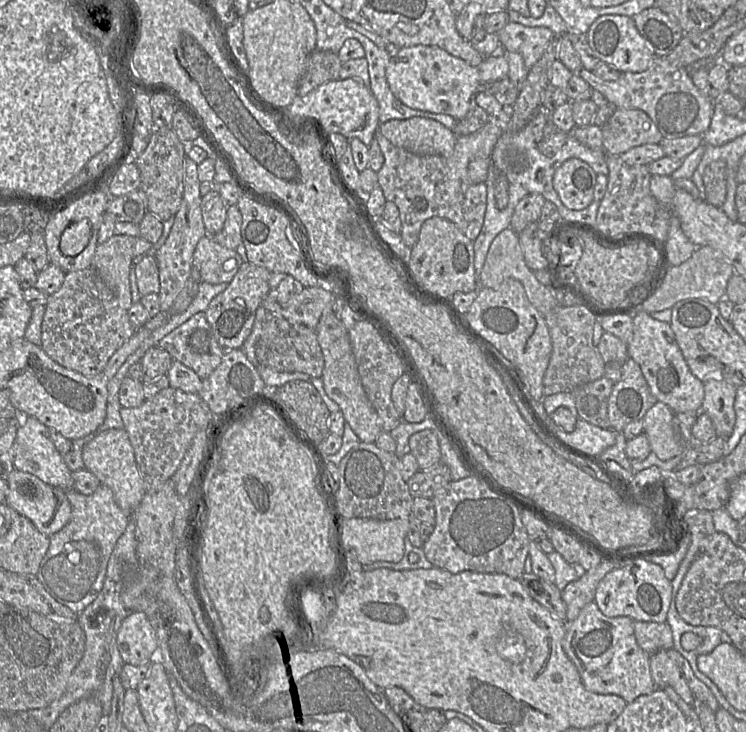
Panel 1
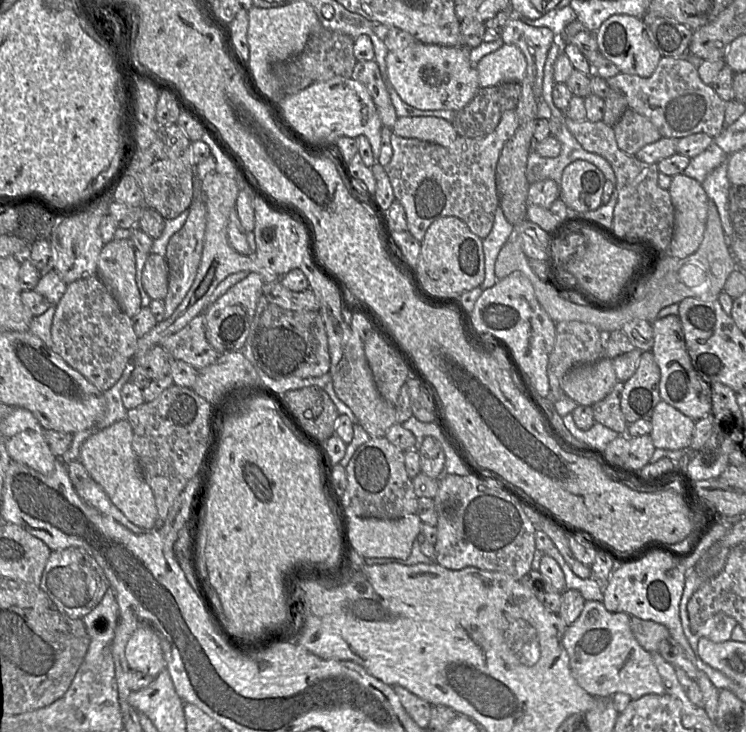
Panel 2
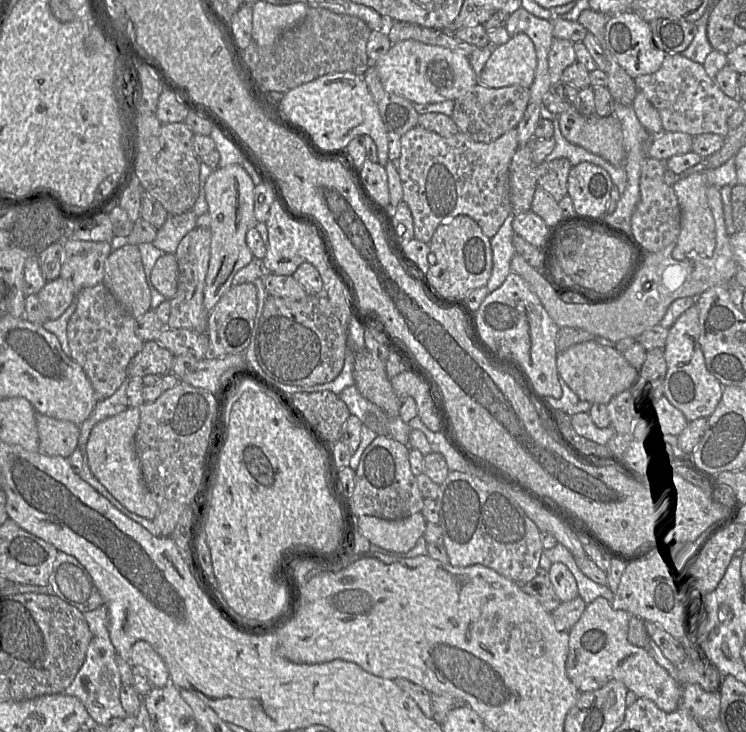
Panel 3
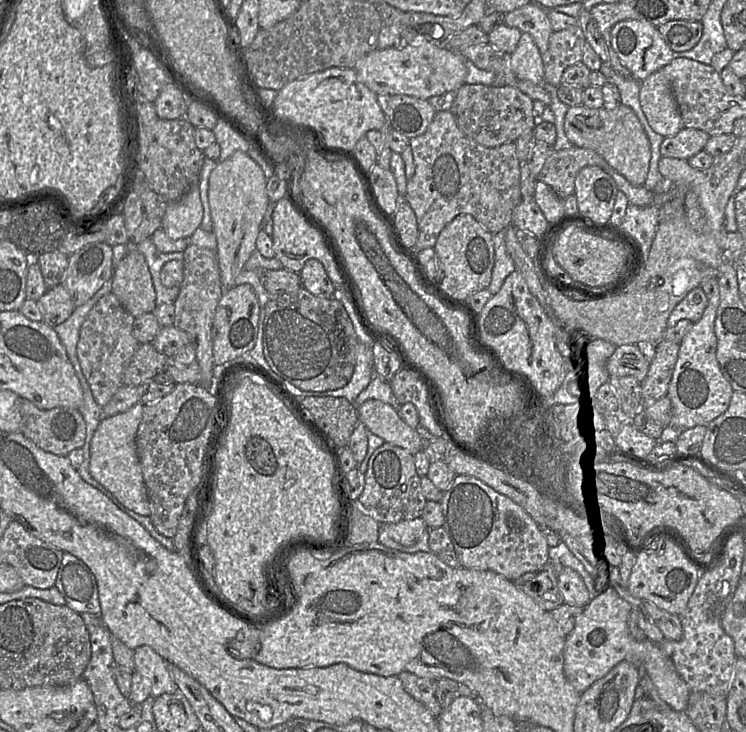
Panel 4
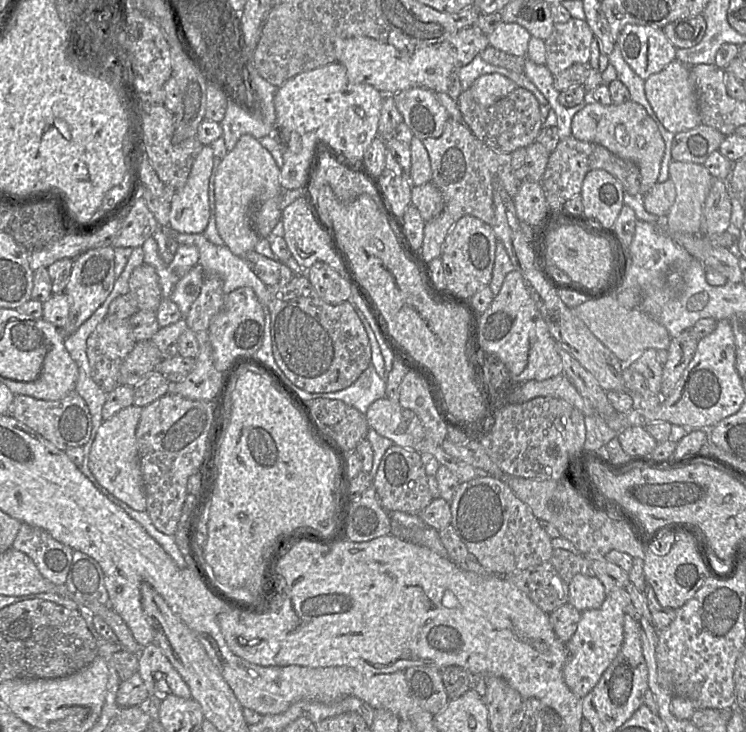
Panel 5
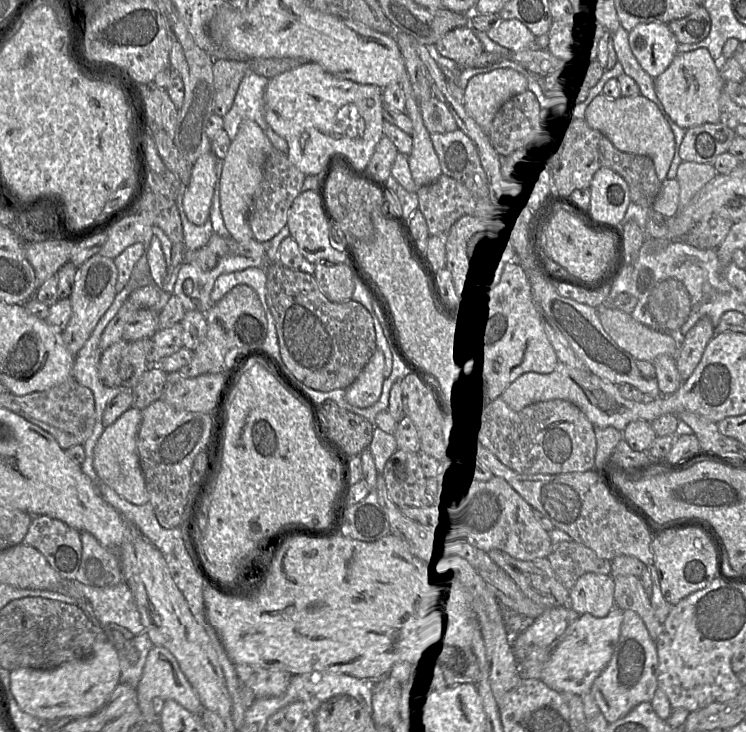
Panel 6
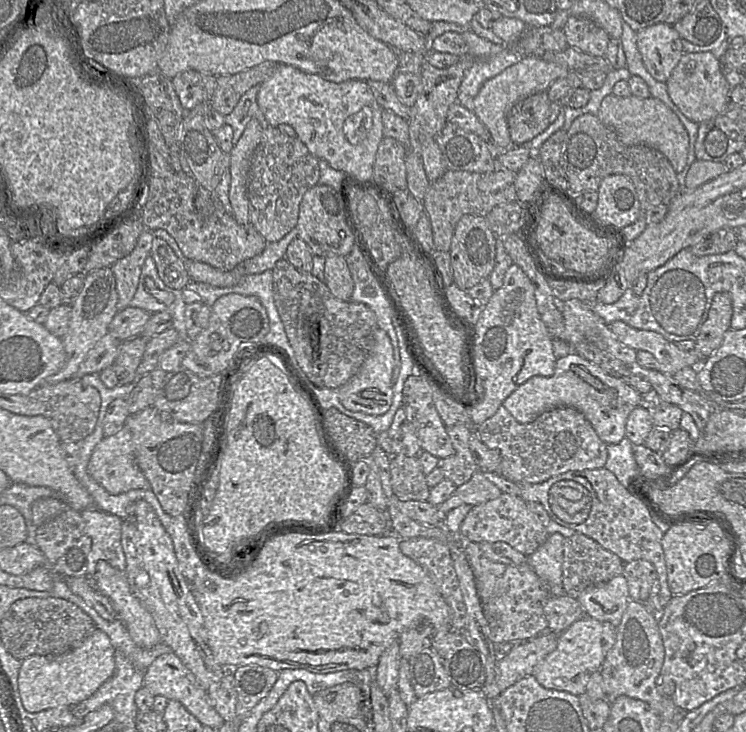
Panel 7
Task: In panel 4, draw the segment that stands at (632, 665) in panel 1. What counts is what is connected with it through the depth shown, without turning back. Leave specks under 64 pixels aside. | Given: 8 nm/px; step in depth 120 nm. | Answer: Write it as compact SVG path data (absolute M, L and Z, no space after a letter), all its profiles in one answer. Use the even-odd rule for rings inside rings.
M606 587L592 597L572 632L566 636L564 644L564 675L574 689L582 694L595 681L603 678L614 666L628 661L638 669L641 676L647 674L655 686L659 697L673 712L685 712L690 691L679 677L669 657L659 644L645 639L637 641L628 628L630 604L627 597L632 597L614 587Z

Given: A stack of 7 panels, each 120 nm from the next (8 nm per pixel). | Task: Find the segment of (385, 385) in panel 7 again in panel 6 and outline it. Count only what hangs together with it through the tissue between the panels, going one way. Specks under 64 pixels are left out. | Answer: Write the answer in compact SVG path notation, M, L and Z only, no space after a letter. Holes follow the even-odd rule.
M377 348L357 378L345 389L346 401L359 408L375 404L381 395L384 368L384 354Z

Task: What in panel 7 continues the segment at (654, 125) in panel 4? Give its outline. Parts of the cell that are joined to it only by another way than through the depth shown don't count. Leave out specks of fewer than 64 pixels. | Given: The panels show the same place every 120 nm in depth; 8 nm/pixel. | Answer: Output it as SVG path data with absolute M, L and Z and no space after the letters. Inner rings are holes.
M711 52L685 53L666 82L667 91L681 113L689 120L701 123L724 114L730 108L730 88L723 75L723 66Z

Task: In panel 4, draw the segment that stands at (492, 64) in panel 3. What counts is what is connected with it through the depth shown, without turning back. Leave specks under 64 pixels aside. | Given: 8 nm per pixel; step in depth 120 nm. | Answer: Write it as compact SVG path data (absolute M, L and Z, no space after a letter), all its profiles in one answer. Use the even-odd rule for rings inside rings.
M522 33L517 48L509 56L511 68L518 78L543 84L543 56L530 34Z

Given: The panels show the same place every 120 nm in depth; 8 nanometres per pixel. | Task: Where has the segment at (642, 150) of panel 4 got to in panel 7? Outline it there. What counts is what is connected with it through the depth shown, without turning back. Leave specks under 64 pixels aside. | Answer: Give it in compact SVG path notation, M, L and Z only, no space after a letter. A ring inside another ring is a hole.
M610 94L602 100L597 116L606 126L615 130L623 144L648 145L660 151L677 173L686 167L689 135L679 117L661 100L652 96L639 98L633 95L619 97Z

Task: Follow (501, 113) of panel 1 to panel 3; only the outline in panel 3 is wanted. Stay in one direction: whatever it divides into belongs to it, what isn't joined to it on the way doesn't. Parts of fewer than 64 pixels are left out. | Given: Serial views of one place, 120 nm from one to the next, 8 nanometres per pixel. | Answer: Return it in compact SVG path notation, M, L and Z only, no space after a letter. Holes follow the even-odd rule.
M417 125L414 128L407 131L405 134L403 134L400 137L400 142L401 142L401 151L398 158L399 167L397 171L401 180L401 186L403 190L402 201L407 204L412 215L413 235L415 239L428 244L436 228L440 224L447 223L452 218L458 215L466 215L472 218L480 226L483 233L489 238L493 237L497 233L497 231L499 230L505 219L512 212L510 196L509 196L509 165L513 155L515 154L518 148L516 128L506 132L505 134L503 134L502 136L500 136L499 138L497 138L492 142L481 143L468 138L465 134L461 133L460 131L451 137L442 137L435 132L428 131L423 127Z

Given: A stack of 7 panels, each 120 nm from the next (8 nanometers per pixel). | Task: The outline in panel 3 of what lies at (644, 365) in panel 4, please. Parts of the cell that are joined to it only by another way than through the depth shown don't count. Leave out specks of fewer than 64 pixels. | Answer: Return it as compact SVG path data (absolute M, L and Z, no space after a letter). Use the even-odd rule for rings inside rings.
M595 340L578 343L559 352L556 366L561 379L578 398L591 404L607 404L616 393L630 386L637 371L615 347L601 346Z

